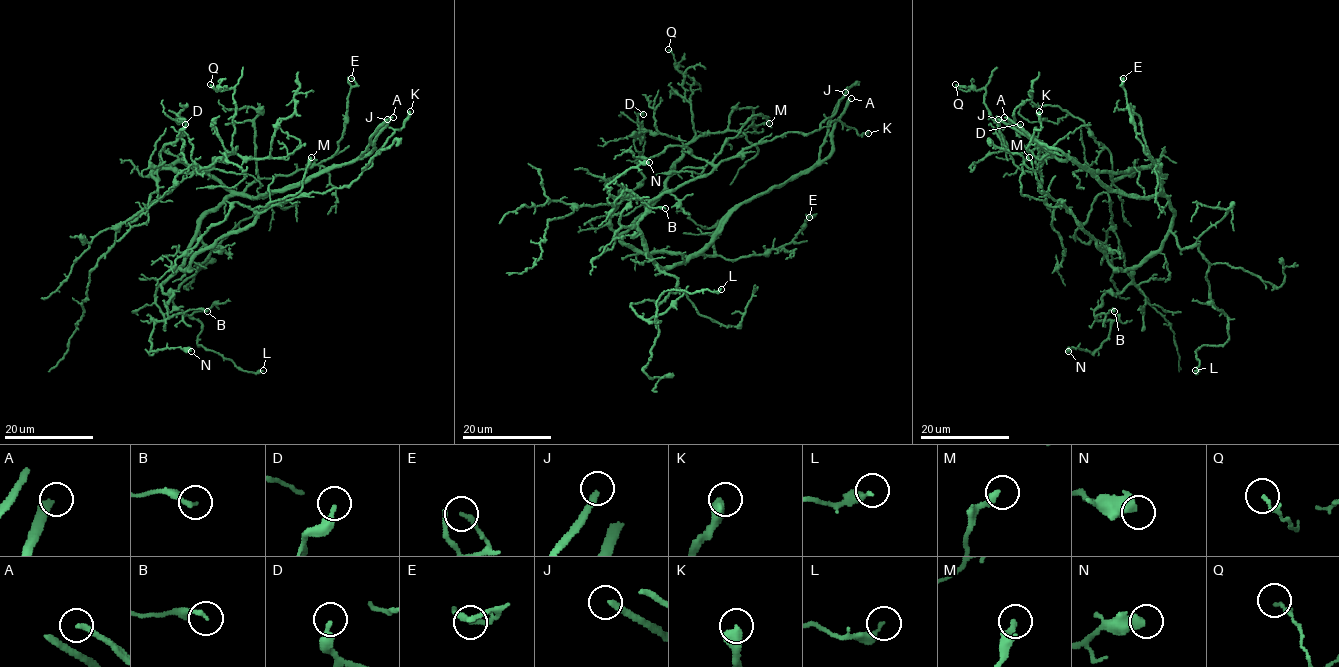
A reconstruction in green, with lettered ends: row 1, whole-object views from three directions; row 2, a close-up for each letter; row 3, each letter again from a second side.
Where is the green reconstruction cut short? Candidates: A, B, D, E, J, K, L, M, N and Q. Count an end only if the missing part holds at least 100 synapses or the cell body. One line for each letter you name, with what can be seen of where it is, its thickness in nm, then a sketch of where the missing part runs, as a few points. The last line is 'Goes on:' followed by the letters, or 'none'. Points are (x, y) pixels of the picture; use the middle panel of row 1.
A: Place: (851, 98). Thickness 300 nm
J: Place: (845, 92). Thickness 260 nm
Goes on: A, J

